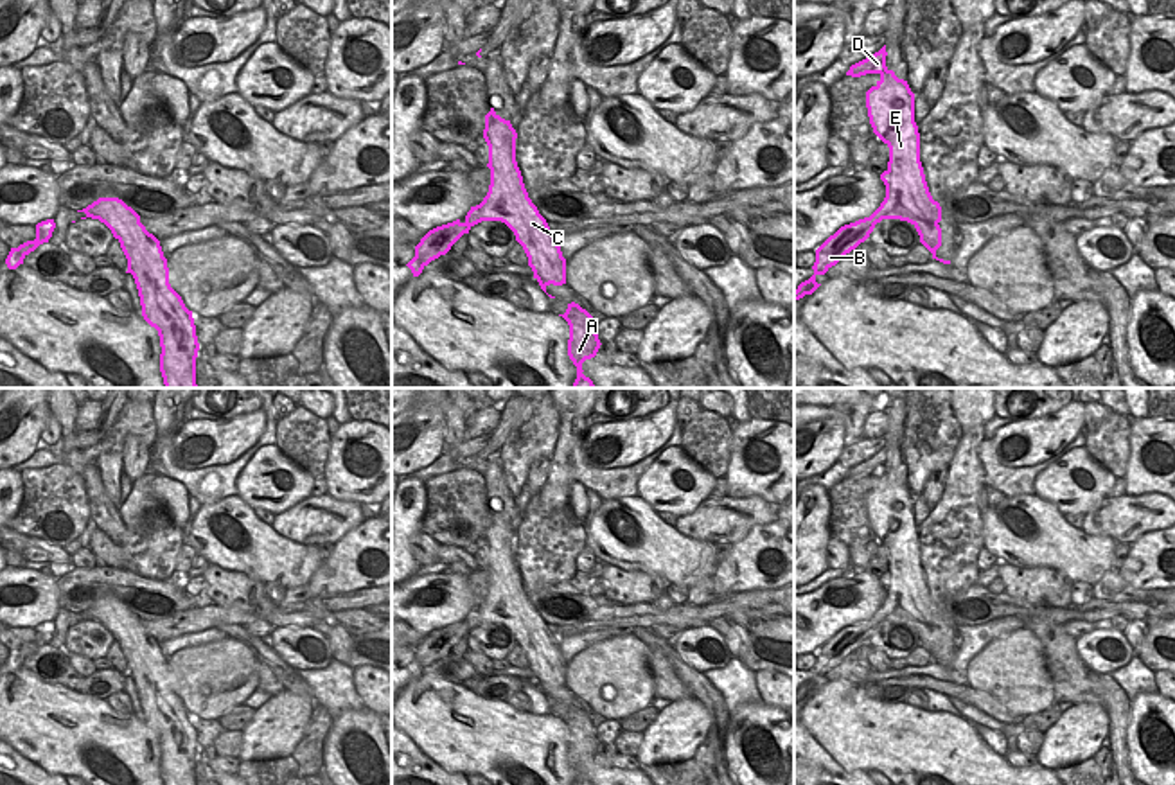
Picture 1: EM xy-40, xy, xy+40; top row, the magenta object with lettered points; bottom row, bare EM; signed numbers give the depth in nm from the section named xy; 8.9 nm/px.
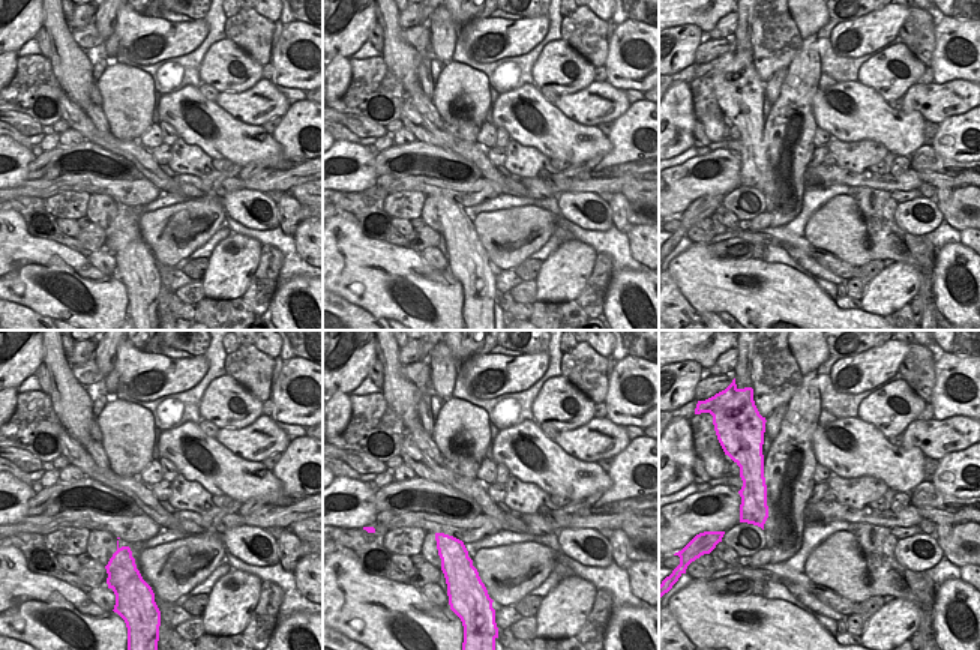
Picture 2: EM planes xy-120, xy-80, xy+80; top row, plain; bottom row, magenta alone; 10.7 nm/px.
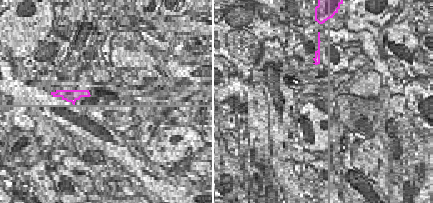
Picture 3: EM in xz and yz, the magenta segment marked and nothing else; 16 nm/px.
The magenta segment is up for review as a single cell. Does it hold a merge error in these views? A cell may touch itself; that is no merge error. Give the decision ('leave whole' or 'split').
leave whole

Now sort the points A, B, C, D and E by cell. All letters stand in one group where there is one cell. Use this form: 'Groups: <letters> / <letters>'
Groups: A B C D E

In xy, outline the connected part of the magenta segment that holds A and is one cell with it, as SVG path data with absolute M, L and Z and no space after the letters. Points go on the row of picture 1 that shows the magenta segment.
M568 304L562 316L570 325L568 356L577 366L577 379L573 388L595 388L593 381L582 372L582 363L596 356L600 340L596 334L596 320L579 304Z

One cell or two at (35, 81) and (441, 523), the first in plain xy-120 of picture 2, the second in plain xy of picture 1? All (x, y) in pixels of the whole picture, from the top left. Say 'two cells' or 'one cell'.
one cell

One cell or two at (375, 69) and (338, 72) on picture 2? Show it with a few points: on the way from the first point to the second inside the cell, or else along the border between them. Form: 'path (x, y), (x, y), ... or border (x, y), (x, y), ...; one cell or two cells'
border (350, 60), (350, 84), (338, 99); two cells

